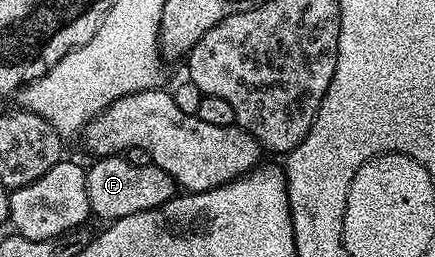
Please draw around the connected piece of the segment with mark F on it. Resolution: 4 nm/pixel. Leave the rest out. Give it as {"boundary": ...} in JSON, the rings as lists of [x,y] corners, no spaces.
{"boundary":[[[121,155],[104,156],[86,168],[86,185],[90,211],[102,222],[128,218],[128,214],[140,214],[144,210],[158,208],[176,194],[174,178],[163,168],[150,163],[148,166],[132,166]]]}

